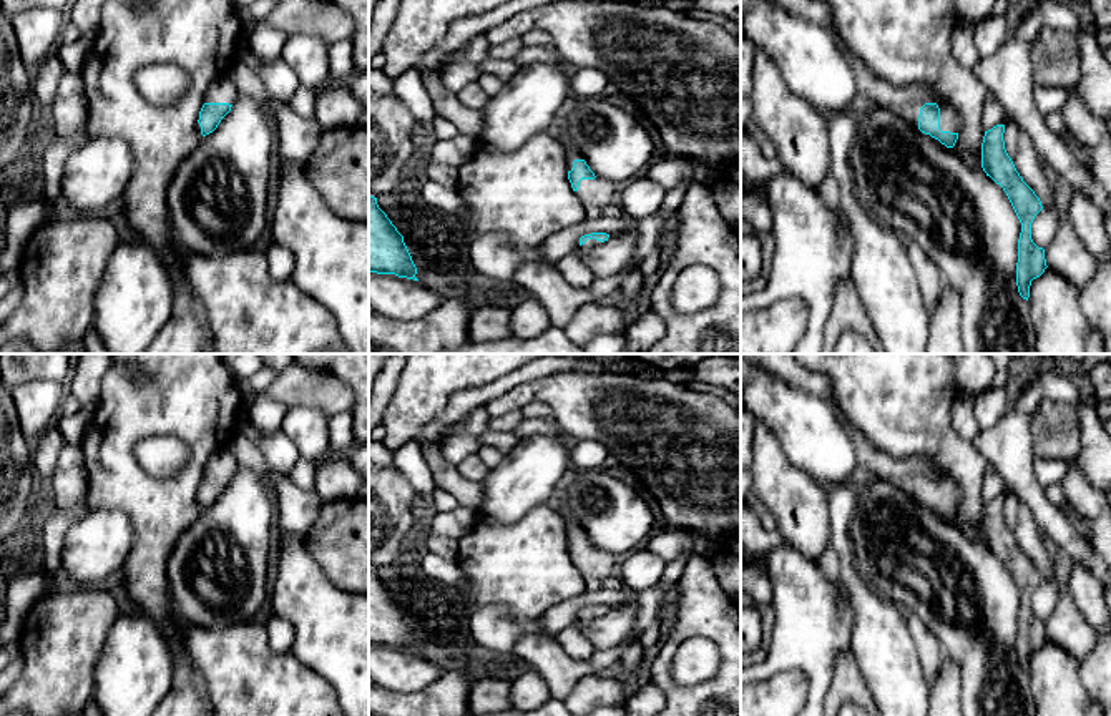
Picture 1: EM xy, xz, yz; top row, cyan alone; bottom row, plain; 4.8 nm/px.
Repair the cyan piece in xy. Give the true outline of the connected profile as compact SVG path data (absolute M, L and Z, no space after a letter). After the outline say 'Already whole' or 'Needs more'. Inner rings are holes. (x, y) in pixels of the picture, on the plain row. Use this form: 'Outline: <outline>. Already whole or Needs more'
Outline: M228 447L214 452L203 470L203 480L196 495L198 503L203 508L213 505L221 492L231 483L231 478L237 473L237 468L237 460Z. Needs more

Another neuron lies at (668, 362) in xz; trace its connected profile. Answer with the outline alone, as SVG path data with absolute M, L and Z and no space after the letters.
M624 354L626 357L639 362L648 362L654 369L666 372L684 369L691 370L697 362L716 356L737 356L737 354Z

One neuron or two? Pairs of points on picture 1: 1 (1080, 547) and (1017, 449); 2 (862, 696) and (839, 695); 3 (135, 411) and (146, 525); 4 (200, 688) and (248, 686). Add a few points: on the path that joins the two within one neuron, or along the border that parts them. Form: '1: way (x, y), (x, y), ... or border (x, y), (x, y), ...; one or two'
1: way (1055, 524), (1020, 480), (1018, 474); one
2: way (857, 695), (844, 695); one
3: way (123, 439), (123, 480), (140, 497); one
4: border (196, 665), (213, 698); two

